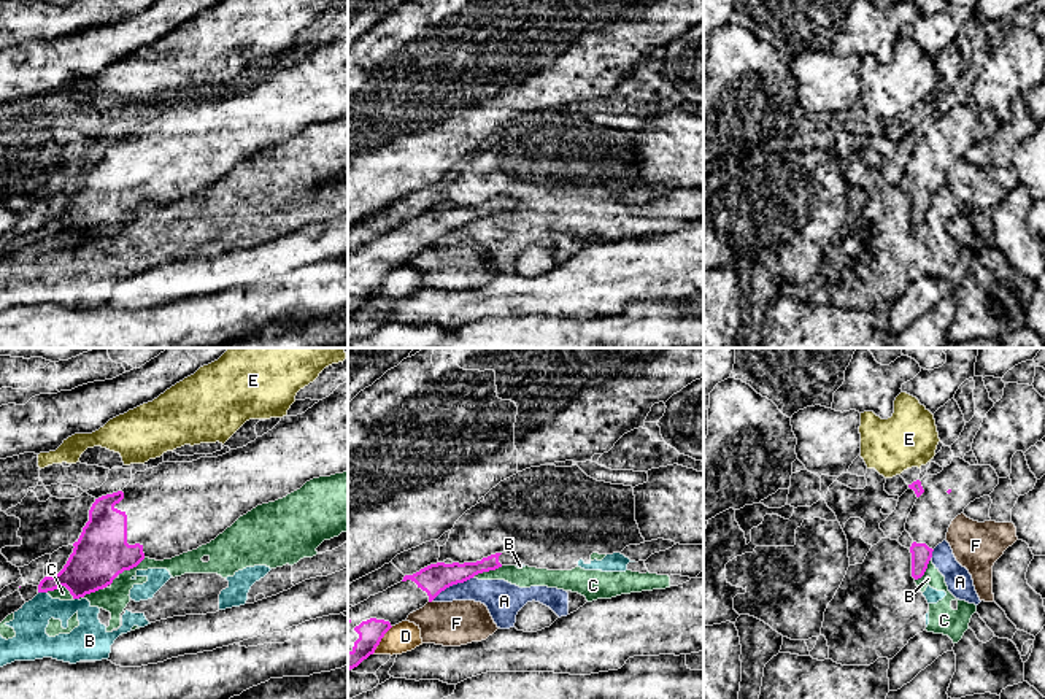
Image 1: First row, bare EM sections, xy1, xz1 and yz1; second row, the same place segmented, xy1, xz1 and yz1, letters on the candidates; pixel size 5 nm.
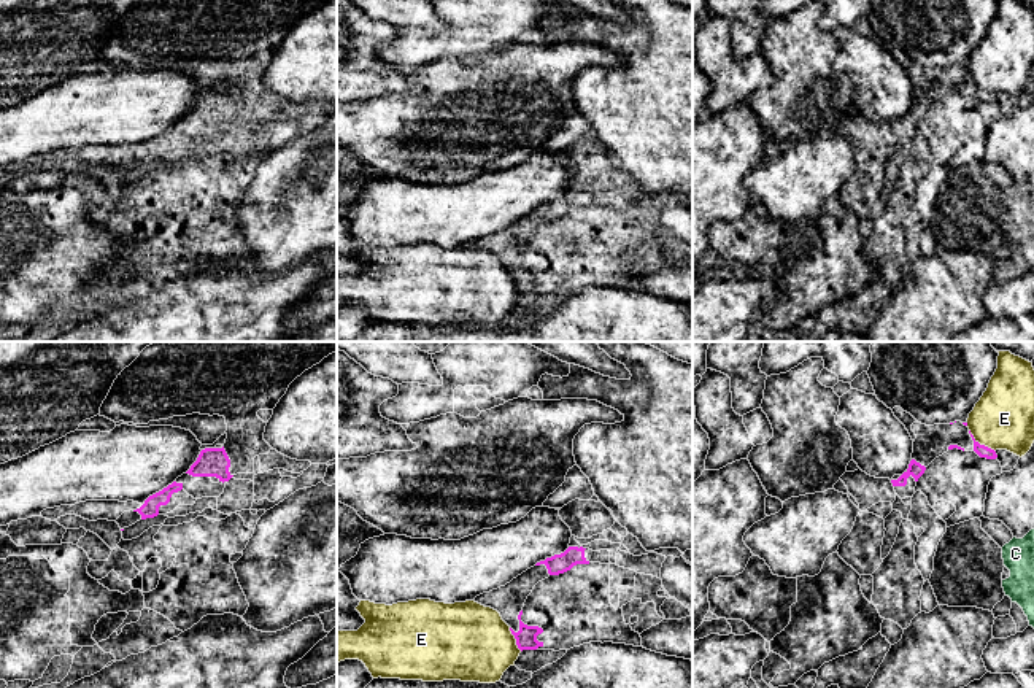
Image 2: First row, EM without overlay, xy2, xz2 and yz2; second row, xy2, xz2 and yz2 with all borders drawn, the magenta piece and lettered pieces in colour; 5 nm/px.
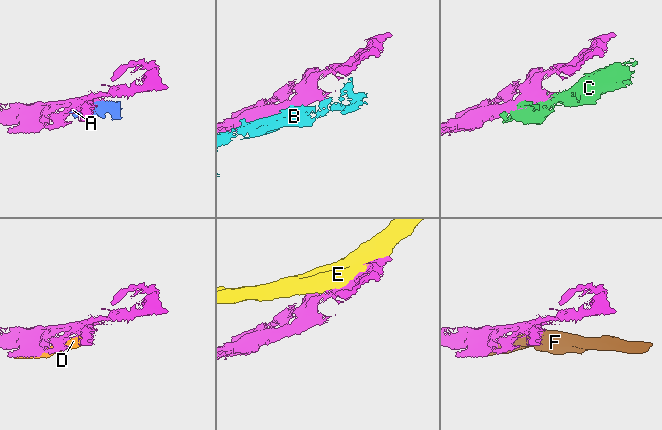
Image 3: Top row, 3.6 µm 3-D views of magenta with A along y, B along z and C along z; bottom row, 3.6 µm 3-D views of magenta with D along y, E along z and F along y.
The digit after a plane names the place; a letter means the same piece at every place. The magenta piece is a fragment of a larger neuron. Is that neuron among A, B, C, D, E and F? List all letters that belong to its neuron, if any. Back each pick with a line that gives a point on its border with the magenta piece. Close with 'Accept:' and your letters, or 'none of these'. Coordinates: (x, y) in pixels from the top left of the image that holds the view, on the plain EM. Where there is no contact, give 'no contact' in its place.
Accept: none of these

